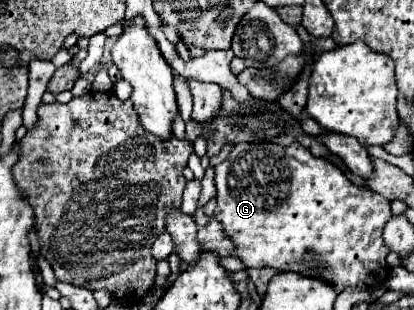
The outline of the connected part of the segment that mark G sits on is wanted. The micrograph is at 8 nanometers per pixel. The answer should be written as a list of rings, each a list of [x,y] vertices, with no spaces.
[[[240,143],[214,167],[214,173],[218,189],[214,217],[220,221],[224,235],[234,243],[234,257],[240,257],[246,269],[272,267],[278,273],[294,271],[304,277],[318,277],[334,285],[336,293],[342,293],[346,287],[372,289],[388,277],[386,255],[390,251],[384,245],[382,231],[392,217],[390,201],[370,189],[356,187],[330,161],[310,157],[308,163],[300,163],[276,143]]]

